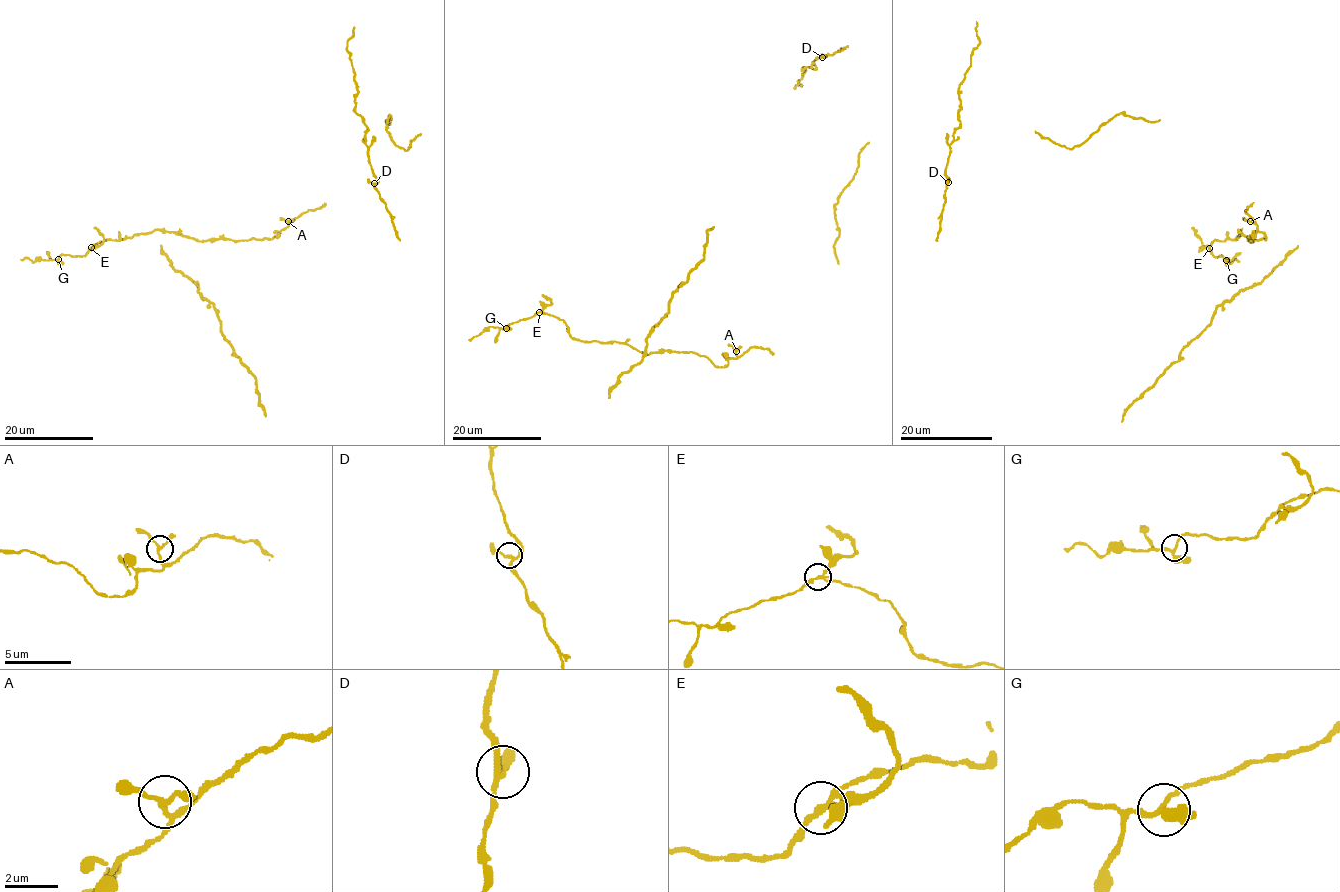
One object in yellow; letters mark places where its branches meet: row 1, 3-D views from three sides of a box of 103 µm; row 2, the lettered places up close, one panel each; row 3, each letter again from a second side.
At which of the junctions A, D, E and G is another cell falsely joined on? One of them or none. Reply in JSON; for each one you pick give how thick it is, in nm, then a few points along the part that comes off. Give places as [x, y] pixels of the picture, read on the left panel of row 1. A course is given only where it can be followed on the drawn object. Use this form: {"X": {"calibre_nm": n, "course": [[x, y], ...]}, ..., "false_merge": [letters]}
{"E": {"calibre_nm": 190, "course": [[91, 248], [103, 240], [103, 235], [93, 228]]}, "false_merge": ["E"]}

